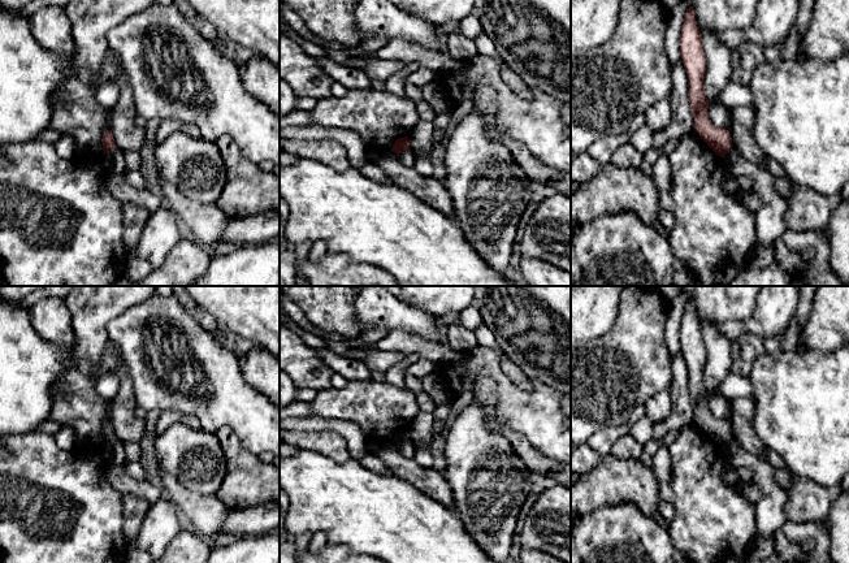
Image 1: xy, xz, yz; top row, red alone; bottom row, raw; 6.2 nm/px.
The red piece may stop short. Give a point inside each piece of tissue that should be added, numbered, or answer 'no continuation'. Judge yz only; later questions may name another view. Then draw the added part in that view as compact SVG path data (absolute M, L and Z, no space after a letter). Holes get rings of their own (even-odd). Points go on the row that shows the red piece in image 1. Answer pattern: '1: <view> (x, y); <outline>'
no continuation

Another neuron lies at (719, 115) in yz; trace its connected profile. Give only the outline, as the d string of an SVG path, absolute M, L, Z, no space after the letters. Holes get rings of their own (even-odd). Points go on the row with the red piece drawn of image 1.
M715 100L709 101L707 112L712 125L716 127L725 127L729 122L729 109Z

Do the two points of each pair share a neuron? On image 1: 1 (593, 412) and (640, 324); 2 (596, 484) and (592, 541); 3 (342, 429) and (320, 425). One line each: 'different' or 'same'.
1: same
2: different
3: same

